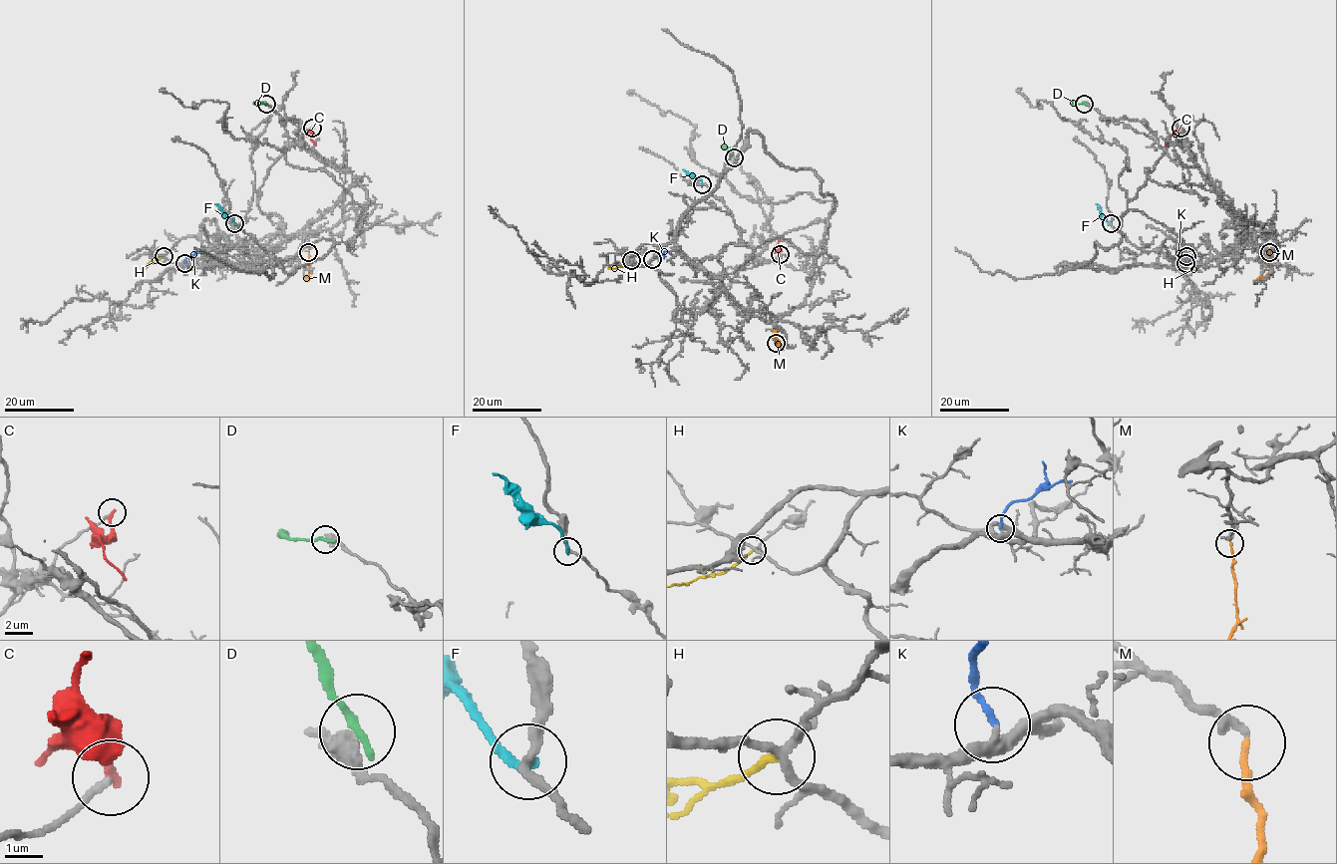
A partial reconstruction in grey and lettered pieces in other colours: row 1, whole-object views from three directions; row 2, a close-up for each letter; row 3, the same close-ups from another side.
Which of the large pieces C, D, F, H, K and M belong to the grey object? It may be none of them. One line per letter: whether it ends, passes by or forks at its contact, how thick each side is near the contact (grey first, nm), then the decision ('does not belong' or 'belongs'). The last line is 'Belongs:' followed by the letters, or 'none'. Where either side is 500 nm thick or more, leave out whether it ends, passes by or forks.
C: it ends there; 170 nm thick on the grey side, 240 nm on the other; does not belong
D: it ends there; 400 nm thick on the grey side, 280 nm on the other; does not belong
F: it ends there; 220 nm thick on the grey side, 240 nm on the other; does not belong
H: it ends there; 200 nm thick on the grey side, 170 nm on the other; does not belong
K: it ends there; 320 nm thick on the grey side, 180 nm on the other; belongs
M: it ends there; 280 nm thick on the grey side, 170 nm on the other; belongs
Belongs: K, M

